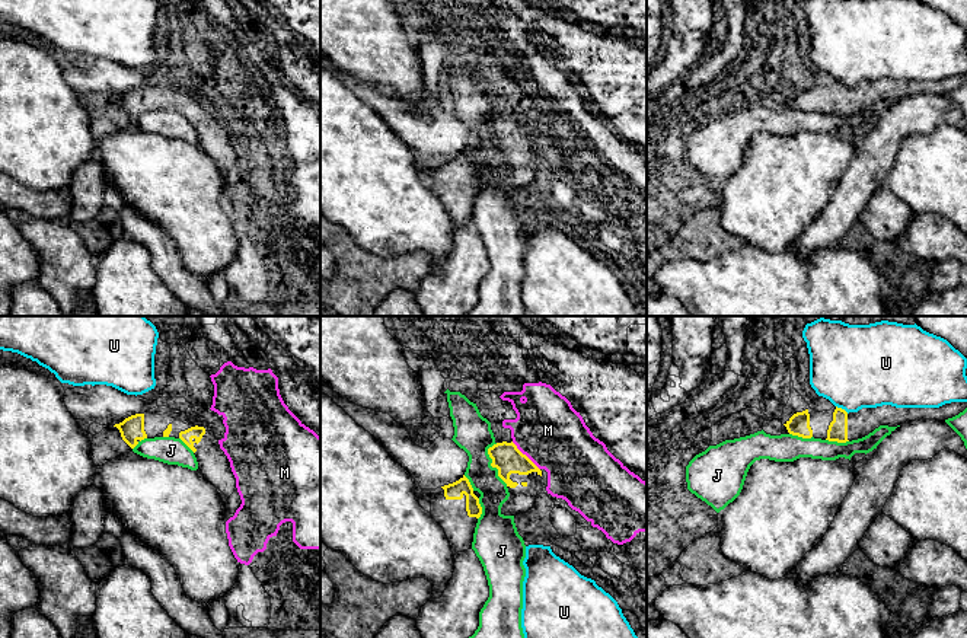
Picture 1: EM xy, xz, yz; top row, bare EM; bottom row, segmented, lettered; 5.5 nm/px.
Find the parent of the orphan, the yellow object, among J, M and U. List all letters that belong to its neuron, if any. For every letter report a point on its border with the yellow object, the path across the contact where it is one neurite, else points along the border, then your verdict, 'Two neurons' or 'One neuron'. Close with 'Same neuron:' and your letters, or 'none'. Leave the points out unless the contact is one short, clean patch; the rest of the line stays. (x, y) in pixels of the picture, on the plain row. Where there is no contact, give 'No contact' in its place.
J: Touches yellow at xz (491, 139). Two neurons
M: Touches yellow at xz (526, 130). Boundary: xz (511, 115), (539, 143). Two neurons
U: Touches yellow at yz (841, 82). Boundary: yz (836, 79), (848, 86). Two neurons
Same neuron: none

